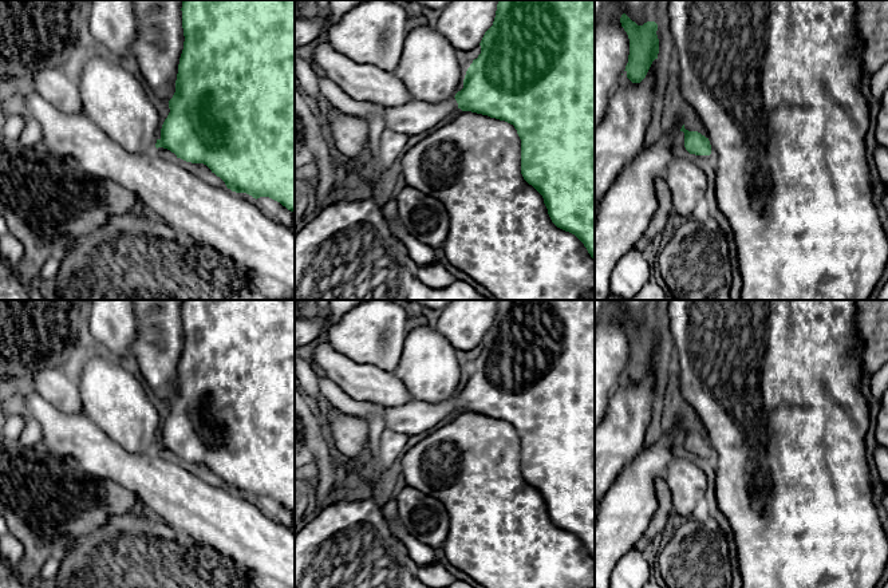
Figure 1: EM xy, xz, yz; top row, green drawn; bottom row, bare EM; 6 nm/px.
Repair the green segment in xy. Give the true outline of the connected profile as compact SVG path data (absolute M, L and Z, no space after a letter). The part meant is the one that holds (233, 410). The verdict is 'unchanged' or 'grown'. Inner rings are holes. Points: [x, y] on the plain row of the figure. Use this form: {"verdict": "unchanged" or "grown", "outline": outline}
{"verdict": "unchanged", "outline": "M182 300L183 350L179 358L175 392L169 400L170 413L155 447L170 450L186 462L204 463L228 489L253 498L269 497L295 512L295 300Z"}

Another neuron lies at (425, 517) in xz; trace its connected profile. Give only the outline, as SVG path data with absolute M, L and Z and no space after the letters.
M406 486L396 502L399 521L414 538L434 549L443 546L449 534L449 514L439 500Z

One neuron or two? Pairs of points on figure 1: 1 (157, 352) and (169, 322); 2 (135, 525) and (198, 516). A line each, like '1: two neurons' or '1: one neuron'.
1: one neuron
2: two neurons

